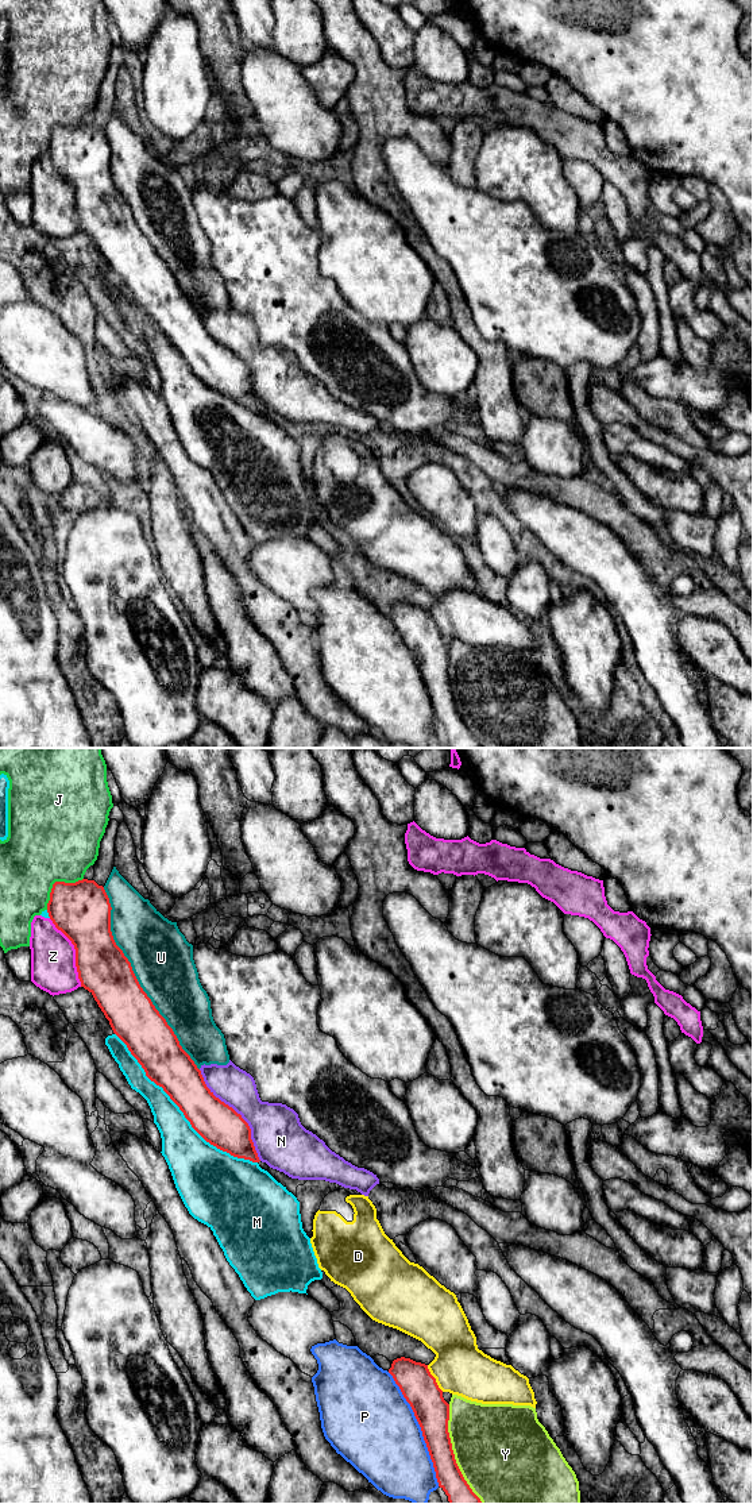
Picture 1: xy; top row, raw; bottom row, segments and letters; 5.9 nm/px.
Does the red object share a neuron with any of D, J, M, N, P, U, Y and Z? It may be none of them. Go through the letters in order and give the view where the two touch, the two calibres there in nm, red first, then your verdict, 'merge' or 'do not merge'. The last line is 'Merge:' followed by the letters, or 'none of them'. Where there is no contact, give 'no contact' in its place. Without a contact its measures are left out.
D: xy | 220/320 nm | do not merge
J: xy | 340/500 nm | do not merge
M: xy | 260/260 nm | merge
N: xy | 240/300 nm | do not merge
P: xy | 220/480 nm | do not merge
U: xy | 300/360 nm | do not merge
Y: xy | 180/500 nm | do not merge
Z: xy | 340/280 nm | do not merge
Merge: M

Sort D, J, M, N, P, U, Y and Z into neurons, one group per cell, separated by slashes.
D / J / M / N U / P / Y / Z

